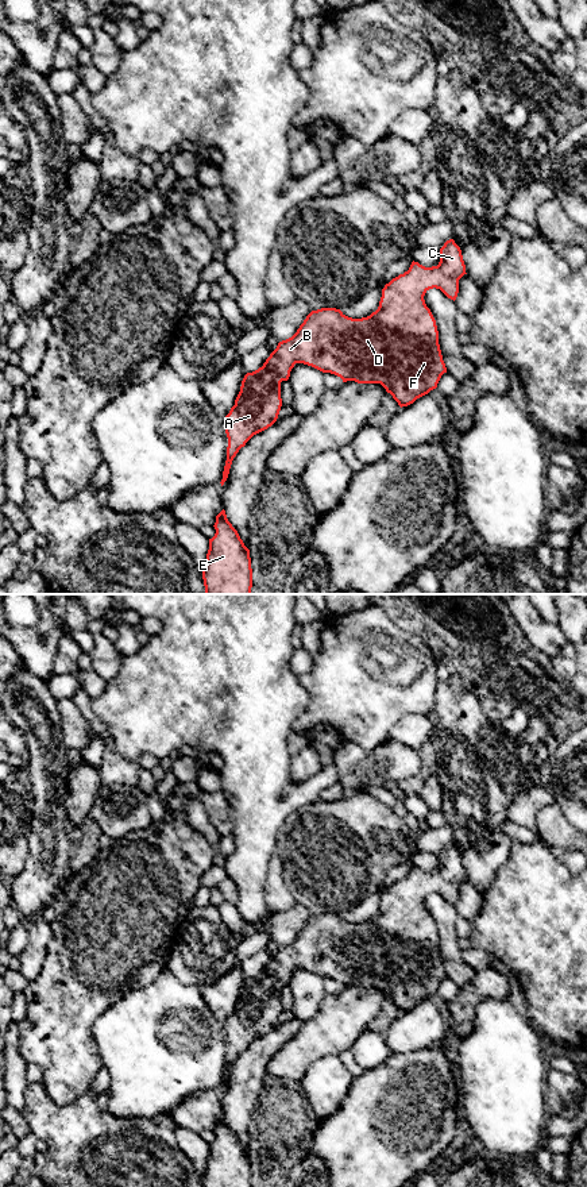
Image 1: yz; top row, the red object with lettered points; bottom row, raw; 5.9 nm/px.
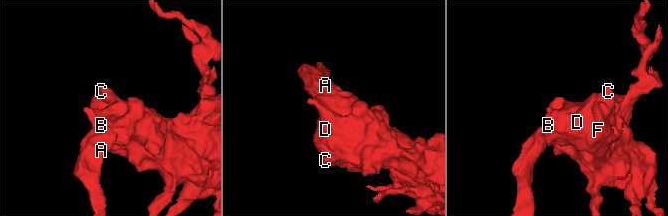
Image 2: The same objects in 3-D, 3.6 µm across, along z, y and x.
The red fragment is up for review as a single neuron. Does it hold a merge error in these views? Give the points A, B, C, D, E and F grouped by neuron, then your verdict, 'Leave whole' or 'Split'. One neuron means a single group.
Groups: A B C D E F. Leave whole

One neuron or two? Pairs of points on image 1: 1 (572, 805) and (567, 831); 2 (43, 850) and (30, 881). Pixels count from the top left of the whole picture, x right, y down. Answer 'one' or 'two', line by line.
1: two
2: one

